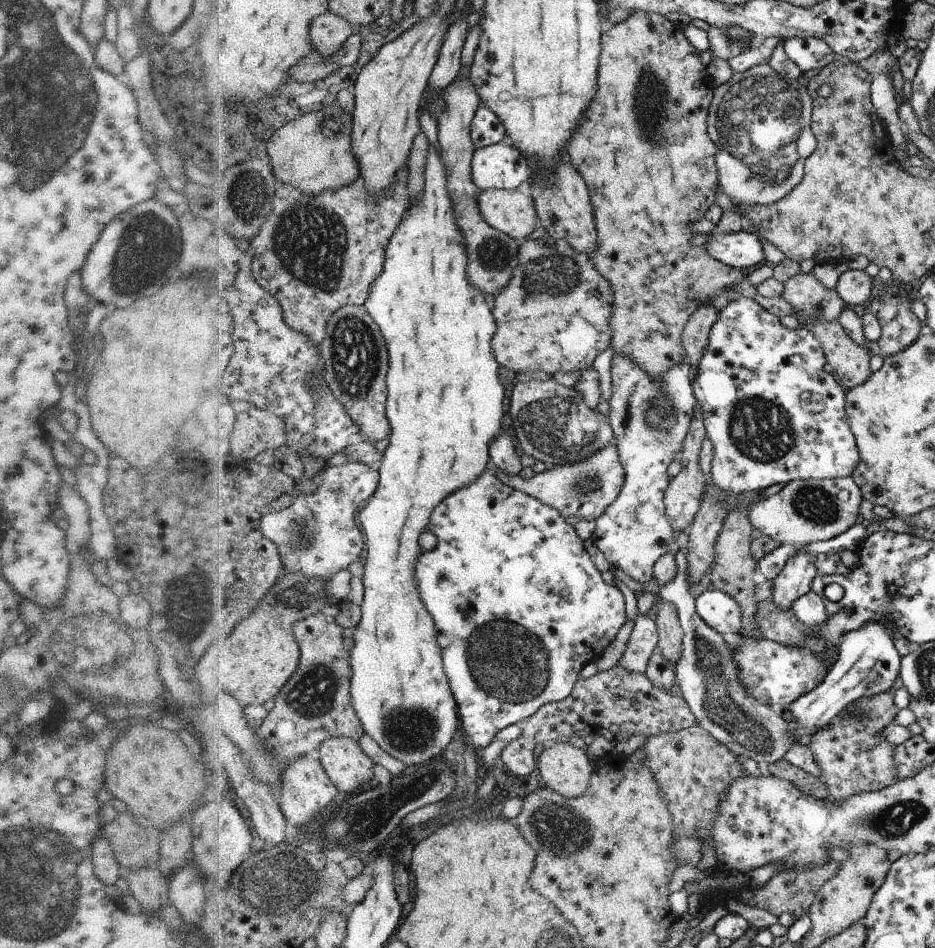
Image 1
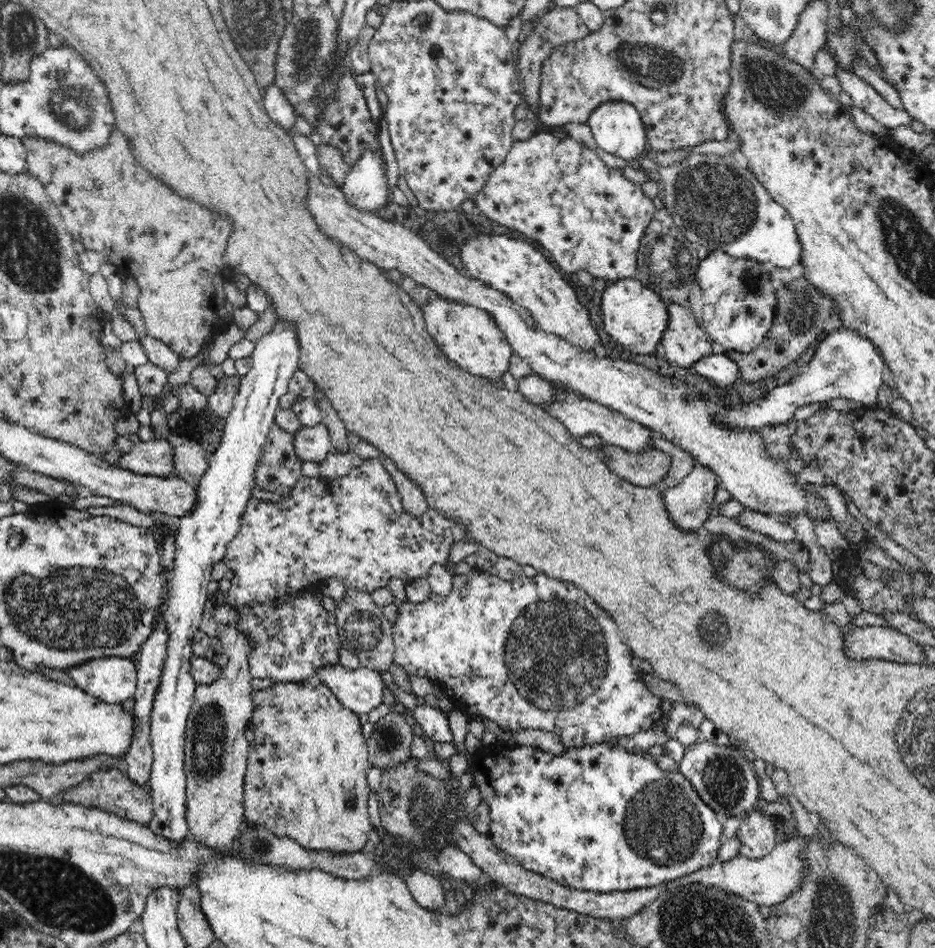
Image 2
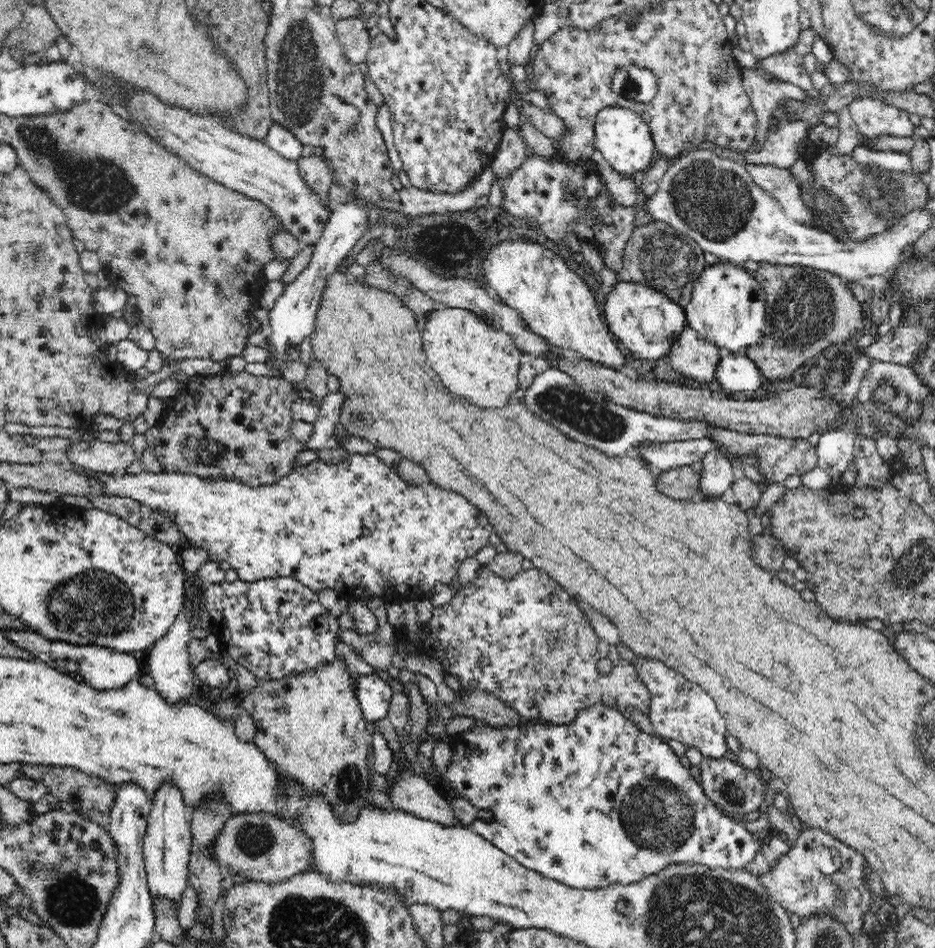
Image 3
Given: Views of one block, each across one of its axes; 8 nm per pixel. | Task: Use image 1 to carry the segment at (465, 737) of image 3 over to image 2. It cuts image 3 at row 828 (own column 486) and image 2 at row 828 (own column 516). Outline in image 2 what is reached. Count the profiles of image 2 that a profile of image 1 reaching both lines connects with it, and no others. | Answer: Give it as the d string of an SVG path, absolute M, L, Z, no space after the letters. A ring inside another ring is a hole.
M586 743L584 747L568 747L565 748L565 752L561 756L523 745L518 745L518 748L514 748L514 750L498 748L498 754L494 754L494 750L487 751L487 749L489 747L472 754L472 765L469 768L469 771L474 775L474 786L480 789L480 797L482 797L483 803L489 807L489 832L487 835L492 839L496 848L506 854L511 854L528 870L533 870L533 872L550 878L560 885L574 889L595 893L614 893L615 891L644 889L676 882L678 879L686 878L688 874L696 873L697 870L714 865L716 862L720 838L724 835L716 812L704 803L704 800L700 798L688 781L687 776L678 774L678 772L664 772L664 770L656 768L656 762L652 758L648 758L644 752L628 752L624 748L612 748L610 744L600 743L592 743L592 745ZM490 758L496 758L494 764L504 762L504 768L502 766L494 768L494 764L490 764Z

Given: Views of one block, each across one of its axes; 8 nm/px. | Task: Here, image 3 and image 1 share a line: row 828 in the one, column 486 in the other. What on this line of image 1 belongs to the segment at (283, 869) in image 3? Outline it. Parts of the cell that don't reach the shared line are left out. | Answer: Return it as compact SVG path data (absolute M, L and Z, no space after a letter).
M469 76L456 80L450 85L446 98L447 109L438 118L438 137L443 160L449 170L449 189L456 204L457 221L464 234L469 256L468 274L470 274L470 282L482 288L481 291L493 303L492 298L509 285L513 270L518 266L519 246L511 236L492 228L482 218L477 205L476 194L482 191L475 185L471 175L471 160L476 148L471 139L470 129L476 109L482 102Z

